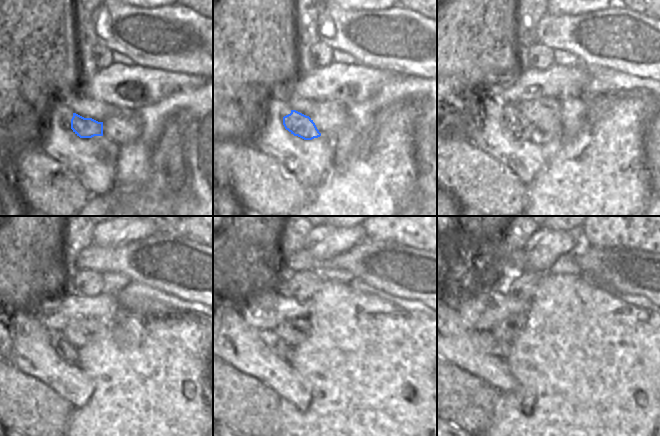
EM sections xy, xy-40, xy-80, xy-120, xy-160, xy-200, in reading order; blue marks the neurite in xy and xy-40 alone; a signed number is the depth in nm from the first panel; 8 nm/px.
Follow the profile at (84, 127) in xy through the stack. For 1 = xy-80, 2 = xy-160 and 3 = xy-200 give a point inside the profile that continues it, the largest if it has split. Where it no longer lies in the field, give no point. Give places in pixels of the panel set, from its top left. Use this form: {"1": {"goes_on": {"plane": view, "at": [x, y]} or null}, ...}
{"1": {"goes_on": {"plane": "xy-80", "at": [514, 121]}}, "2": {"goes_on": {"plane": "xy-160", "at": [282, 349]}}, "3": {"goes_on": {"plane": "xy-200", "at": [486, 341]}}}

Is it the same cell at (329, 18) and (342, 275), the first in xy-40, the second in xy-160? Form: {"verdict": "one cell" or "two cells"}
{"verdict": "two cells"}

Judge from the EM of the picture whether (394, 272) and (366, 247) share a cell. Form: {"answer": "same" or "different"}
{"answer": "same"}

